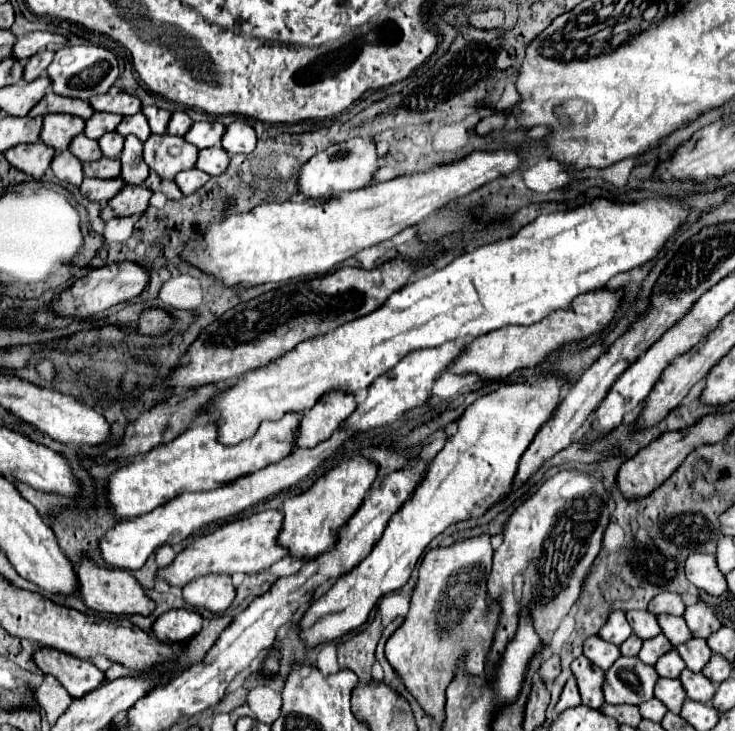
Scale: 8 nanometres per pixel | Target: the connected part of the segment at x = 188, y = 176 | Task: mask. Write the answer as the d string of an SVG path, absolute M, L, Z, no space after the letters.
M189 169L189 171L181 171L177 177L175 177L175 183L177 187L181 189L183 195L191 195L195 193L201 185L205 185L209 181L209 175L199 171L199 169Z

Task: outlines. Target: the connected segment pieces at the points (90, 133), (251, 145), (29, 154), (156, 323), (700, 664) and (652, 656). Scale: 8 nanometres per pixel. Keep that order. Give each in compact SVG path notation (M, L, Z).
M93 113L93 117L89 121L85 121L85 135L89 139L99 139L101 135L109 133L109 131L115 131L119 121L123 117L121 115L115 115L115 113Z
M235 121L225 129L225 137L221 139L221 147L229 153L251 153L255 149L257 135L253 127L249 127L245 121Z
M37 141L37 143L17 145L13 149L7 149L3 155L11 163L11 167L15 167L17 171L39 181L43 177L45 169L49 167L55 151L49 149L47 145L43 145L41 141Z
M145 309L141 313L141 323L139 323L139 333L143 335L161 335L165 329L171 329L173 317L163 311L163 309Z
M689 639L687 643L683 643L683 645L677 647L677 653L685 661L687 669L693 671L693 673L701 671L705 667L705 663L709 661L709 657L713 655L711 649L707 647L705 639Z
M657 635L657 637L653 637L653 639L649 639L649 641L643 641L643 649L639 651L639 659L645 663L645 665L655 665L657 663L657 659L661 657L661 655L665 655L667 651L671 651L673 647L669 645L669 641L663 637L663 635Z

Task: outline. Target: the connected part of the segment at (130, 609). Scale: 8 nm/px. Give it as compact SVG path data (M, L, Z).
M83 561L81 567L77 569L77 577L79 577L79 597L93 611L113 615L143 615L143 617L149 617L155 611L155 601L147 597L139 581L129 571L97 567L89 561Z

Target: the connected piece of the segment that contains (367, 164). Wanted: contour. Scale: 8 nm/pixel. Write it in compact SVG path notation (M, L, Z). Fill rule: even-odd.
M351 139L345 143L337 143L327 147L325 151L311 157L307 163L301 165L301 171L297 175L297 193L305 195L309 199L329 199L343 191L355 191L363 185L369 185L371 175L377 171L377 151L375 143L371 139Z

